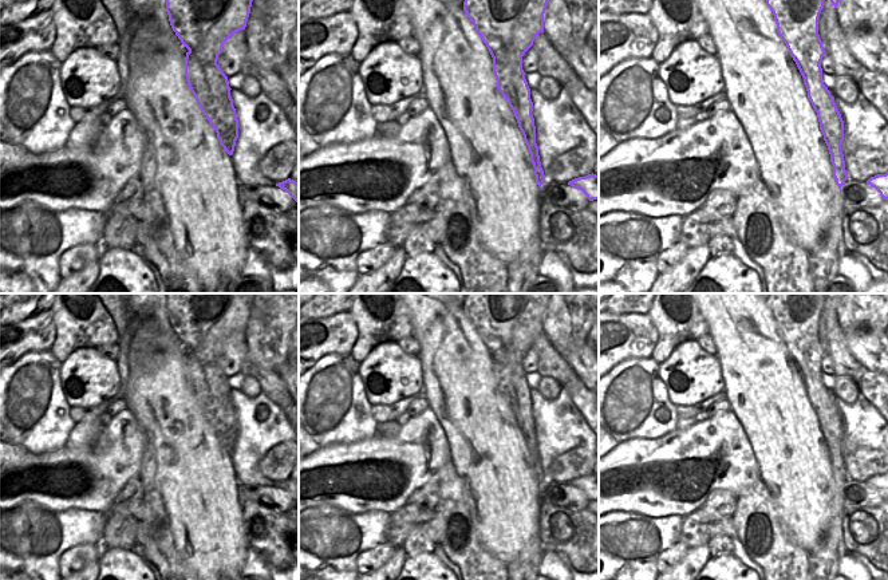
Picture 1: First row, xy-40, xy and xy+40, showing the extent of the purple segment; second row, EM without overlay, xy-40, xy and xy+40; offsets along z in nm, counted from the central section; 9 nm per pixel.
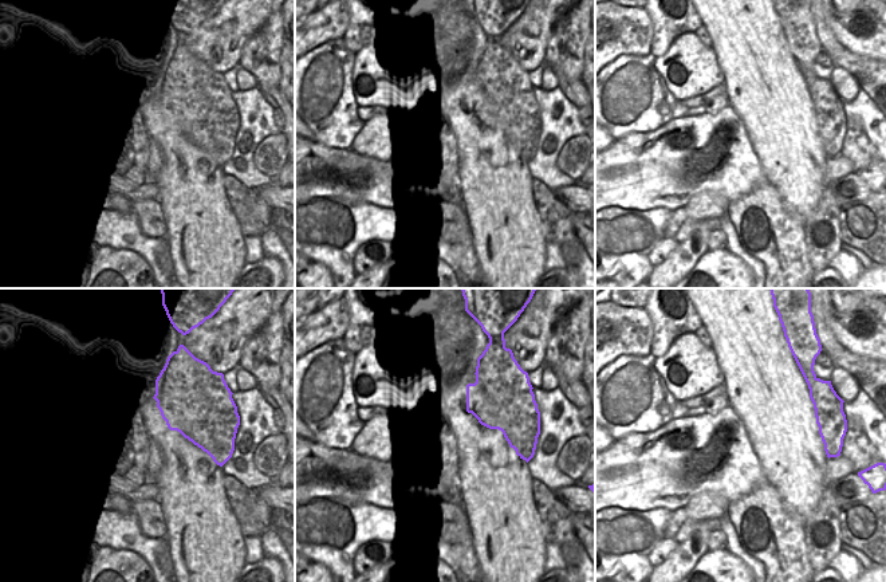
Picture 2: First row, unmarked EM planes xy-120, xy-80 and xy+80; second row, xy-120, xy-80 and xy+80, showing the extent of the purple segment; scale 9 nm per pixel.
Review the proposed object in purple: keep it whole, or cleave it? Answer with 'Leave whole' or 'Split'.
Split

